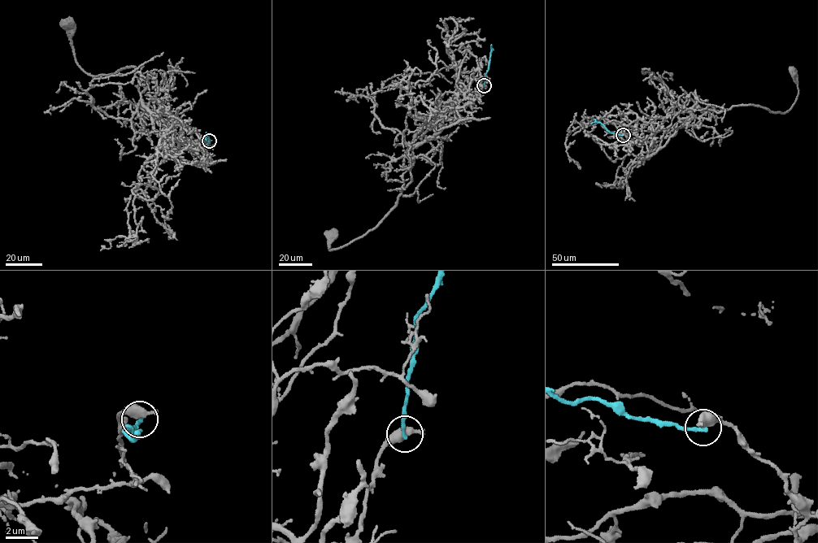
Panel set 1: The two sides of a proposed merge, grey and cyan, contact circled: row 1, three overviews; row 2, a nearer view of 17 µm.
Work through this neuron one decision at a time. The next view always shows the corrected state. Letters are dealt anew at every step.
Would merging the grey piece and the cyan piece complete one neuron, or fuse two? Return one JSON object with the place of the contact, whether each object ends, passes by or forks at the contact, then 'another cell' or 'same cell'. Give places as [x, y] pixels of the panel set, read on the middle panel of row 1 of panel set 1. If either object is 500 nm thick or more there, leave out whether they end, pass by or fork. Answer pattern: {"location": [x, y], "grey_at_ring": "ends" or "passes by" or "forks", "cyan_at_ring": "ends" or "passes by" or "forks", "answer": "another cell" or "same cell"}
{"location": [484, 85], "answer": "another cell"}

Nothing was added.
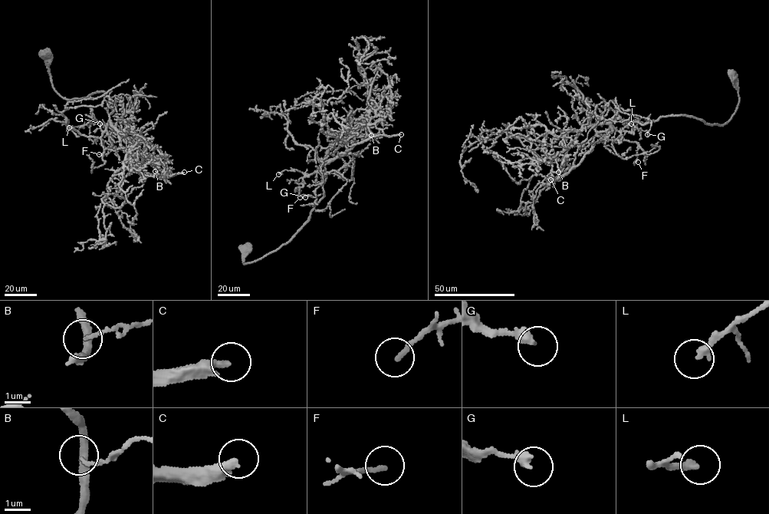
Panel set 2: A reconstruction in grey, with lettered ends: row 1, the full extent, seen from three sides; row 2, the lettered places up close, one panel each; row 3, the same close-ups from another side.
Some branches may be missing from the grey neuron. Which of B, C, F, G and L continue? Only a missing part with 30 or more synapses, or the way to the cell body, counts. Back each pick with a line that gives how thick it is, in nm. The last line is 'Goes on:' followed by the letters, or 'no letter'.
C: calibre 300 nm
Goes on: C

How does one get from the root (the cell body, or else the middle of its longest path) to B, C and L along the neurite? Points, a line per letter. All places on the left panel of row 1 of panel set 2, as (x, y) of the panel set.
B: (45, 51), (60, 95), (71, 100), (104, 92), (116, 106), (110, 124), (123, 148), (162, 170), (155, 171)
C: (45, 51), (52, 85), (62, 97), (101, 91), (114, 103), (109, 126), (144, 171), (164, 178), (184, 172)
L: (45, 51), (52, 85), (62, 97), (83, 99), (101, 91), (116, 106), (106, 126), (93, 120), (69, 127)

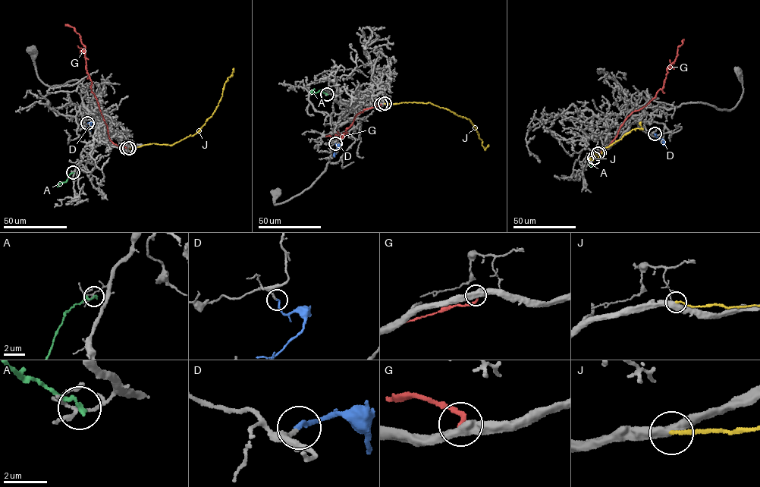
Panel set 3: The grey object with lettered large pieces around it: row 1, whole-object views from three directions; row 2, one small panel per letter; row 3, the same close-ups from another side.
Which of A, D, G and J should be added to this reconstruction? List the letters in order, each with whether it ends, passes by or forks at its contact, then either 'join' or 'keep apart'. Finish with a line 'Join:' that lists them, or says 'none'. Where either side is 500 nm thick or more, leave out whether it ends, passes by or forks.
A: it ends there; keep apart
D: it ends there; join
G: it ends there; keep apart
J: it ends there; keep apart
Join: D

